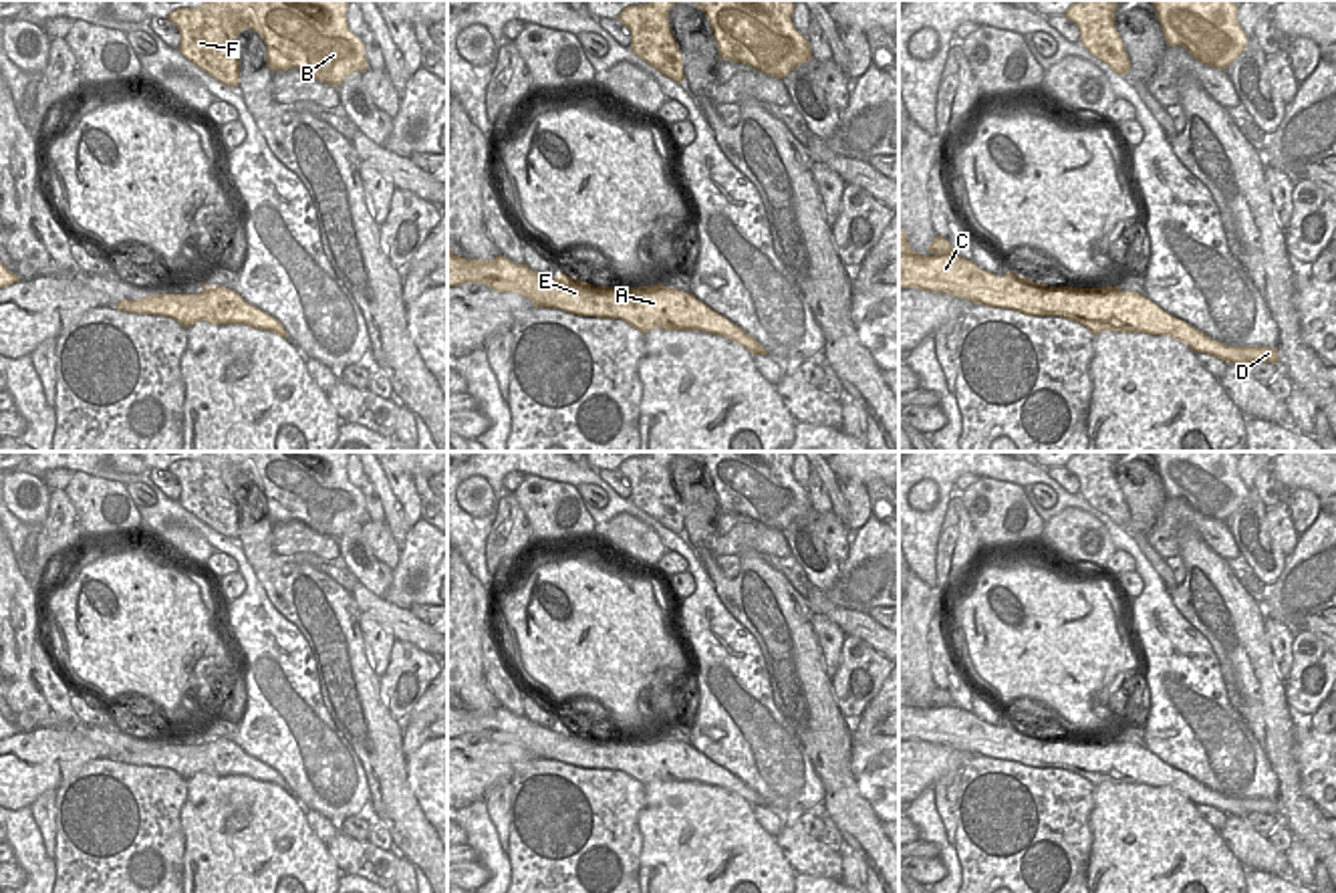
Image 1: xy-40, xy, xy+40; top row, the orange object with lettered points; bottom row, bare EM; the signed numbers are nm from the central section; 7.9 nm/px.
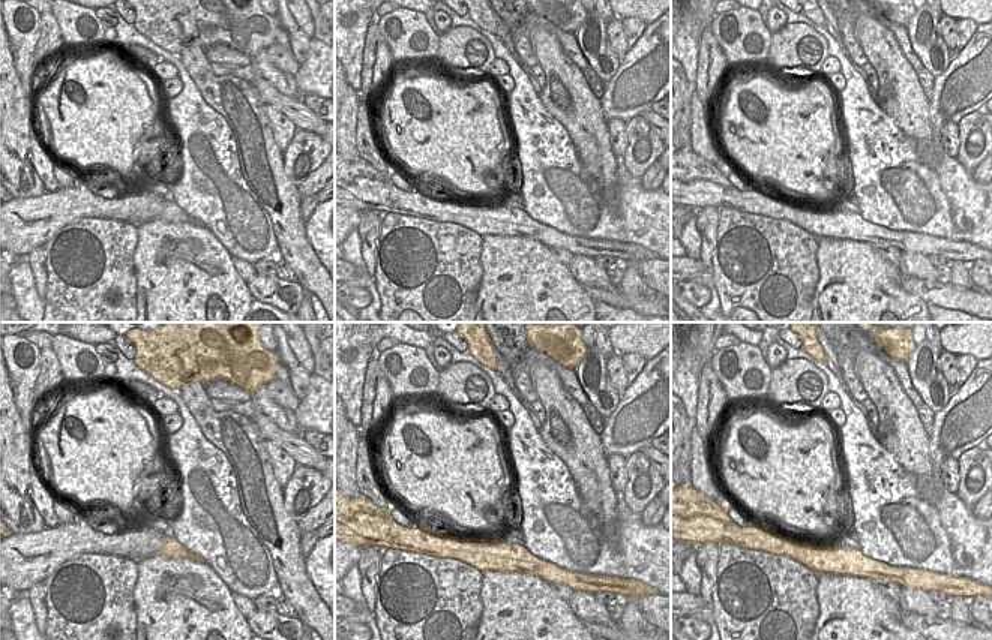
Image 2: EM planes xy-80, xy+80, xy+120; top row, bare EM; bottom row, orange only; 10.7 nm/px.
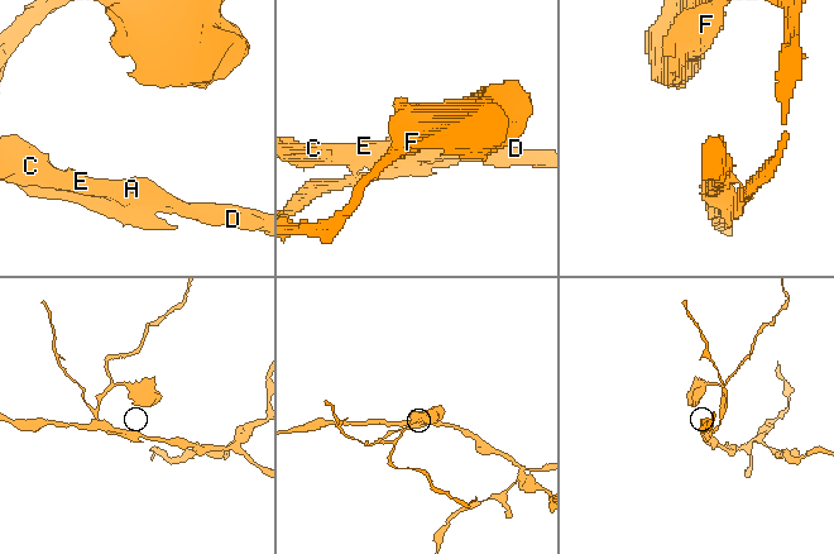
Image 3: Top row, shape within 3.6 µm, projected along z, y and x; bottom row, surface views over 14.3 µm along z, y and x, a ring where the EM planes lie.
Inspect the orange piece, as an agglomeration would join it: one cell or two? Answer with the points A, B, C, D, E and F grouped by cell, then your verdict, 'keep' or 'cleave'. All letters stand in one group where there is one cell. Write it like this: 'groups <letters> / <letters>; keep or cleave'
groups A C D E / B F; cleave

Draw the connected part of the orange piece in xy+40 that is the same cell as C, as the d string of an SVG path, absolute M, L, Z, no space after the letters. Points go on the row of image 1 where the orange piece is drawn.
M899 254L899 290L919 288L957 296L969 302L1010 308L1030 316L1074 316L1084 321L1090 333L1098 335L1102 331L1114 333L1147 333L1147 335L1169 335L1185 343L1193 353L1213 355L1225 363L1249 365L1253 361L1278 365L1278 347L1229 347L1223 345L1185 321L1165 312L1147 296L1120 290L1116 284L1106 288L1072 288L1072 286L1048 286L1028 278L1018 276L1008 270L1004 276L981 270L973 260L965 260L957 254L947 256L903 256Z

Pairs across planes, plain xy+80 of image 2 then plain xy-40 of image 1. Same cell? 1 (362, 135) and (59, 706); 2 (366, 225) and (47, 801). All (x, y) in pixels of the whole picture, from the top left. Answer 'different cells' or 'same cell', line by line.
1: same cell
2: same cell

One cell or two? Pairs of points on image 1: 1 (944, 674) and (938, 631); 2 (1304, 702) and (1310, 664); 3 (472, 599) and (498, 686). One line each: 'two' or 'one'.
1: one
2: one
3: two

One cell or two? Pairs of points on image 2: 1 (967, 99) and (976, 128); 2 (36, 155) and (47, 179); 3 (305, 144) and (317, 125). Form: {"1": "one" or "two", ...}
{"1": "two", "2": "one", "3": "two"}

